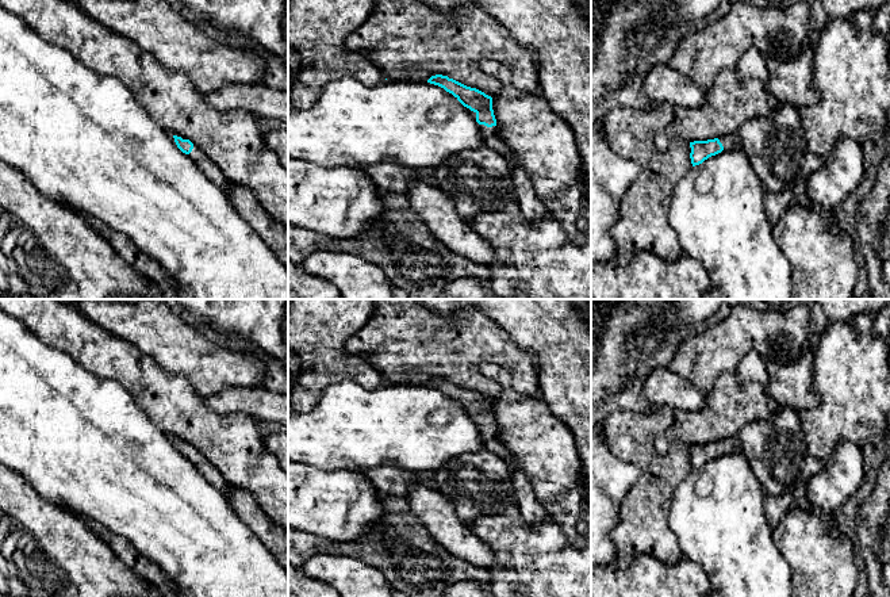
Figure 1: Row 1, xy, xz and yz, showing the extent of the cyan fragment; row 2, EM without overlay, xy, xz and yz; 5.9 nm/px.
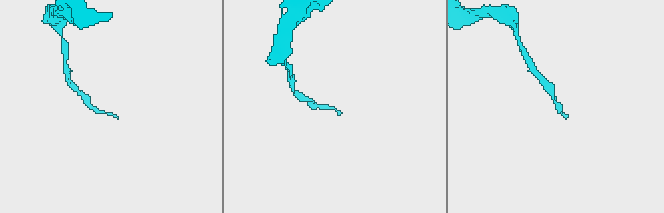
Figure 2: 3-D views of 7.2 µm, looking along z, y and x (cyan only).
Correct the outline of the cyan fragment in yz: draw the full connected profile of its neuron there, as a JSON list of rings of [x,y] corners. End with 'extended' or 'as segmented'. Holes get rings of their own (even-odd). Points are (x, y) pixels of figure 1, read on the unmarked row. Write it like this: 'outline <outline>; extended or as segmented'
outline [[[730,437],[728,440],[707,443],[707,444],[694,444],[690,445],[691,467],[693,470],[702,467],[711,459],[721,456],[728,452],[743,452],[741,444],[737,437]]]; extended

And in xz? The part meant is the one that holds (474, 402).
outline [[[442,378],[431,379],[427,386],[444,391],[464,410],[473,414],[476,417],[476,425],[480,428],[482,435],[484,436],[484,448],[509,463],[513,462],[507,447],[496,437],[498,428],[492,413],[491,399]]]; extended

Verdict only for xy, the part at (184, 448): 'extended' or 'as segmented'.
extended

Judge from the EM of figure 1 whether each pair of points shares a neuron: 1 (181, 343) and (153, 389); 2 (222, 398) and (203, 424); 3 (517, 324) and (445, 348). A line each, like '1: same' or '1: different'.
1: different
2: different
3: different

